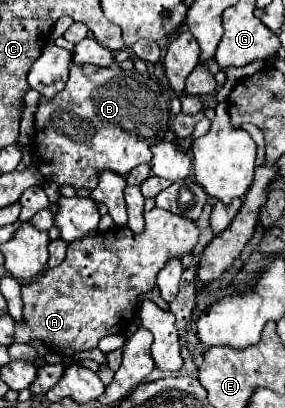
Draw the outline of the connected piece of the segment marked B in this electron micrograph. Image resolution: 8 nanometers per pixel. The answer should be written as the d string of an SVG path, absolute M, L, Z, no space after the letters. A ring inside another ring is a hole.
M72 64L70 80L62 92L54 98L40 96L38 108L34 112L34 152L38 160L40 174L60 186L72 186L74 190L94 190L102 170L112 170L120 176L126 176L132 168L150 162L150 148L164 140L170 130L170 106L162 96L162 90L156 80L142 76L138 72L124 72L118 64L114 68L98 68L88 64Z

